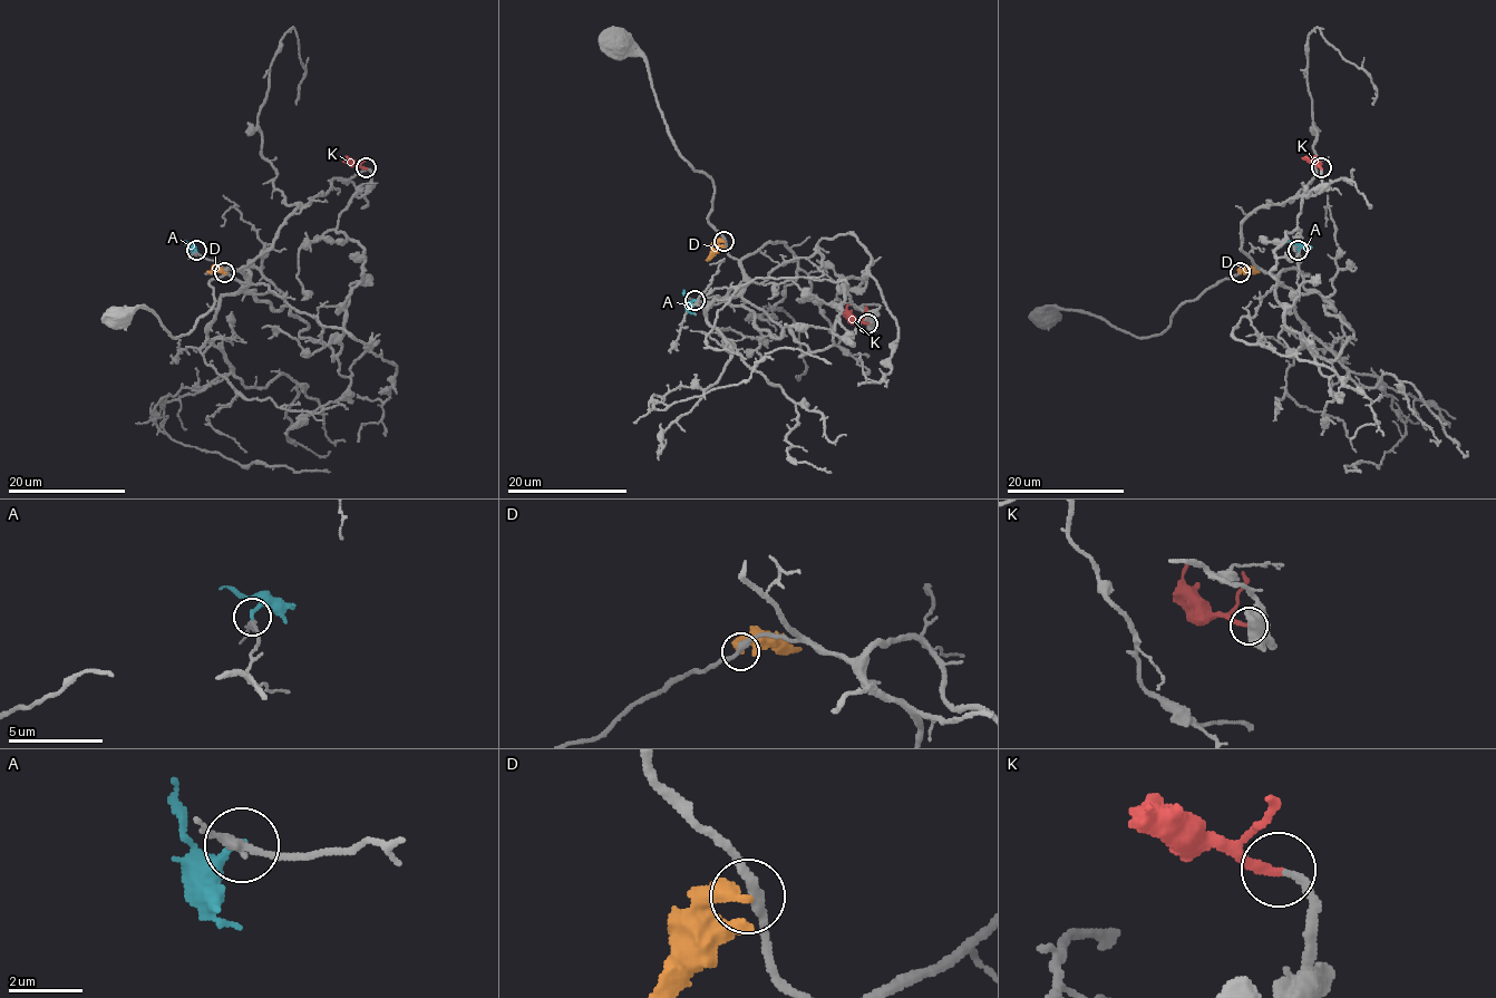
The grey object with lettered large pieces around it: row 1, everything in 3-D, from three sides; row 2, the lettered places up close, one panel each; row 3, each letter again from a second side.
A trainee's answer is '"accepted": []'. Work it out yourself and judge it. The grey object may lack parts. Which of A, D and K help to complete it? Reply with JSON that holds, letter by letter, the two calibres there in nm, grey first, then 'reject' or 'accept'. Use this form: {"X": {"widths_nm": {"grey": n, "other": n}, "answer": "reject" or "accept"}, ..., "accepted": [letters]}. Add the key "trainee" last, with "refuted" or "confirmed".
{"A": {"widths_nm": {"grey": 200, "other": 200}, "answer": "reject"}, "D": {"widths_nm": {"grey": 280, "other": 380}, "answer": "reject"}, "K": {"widths_nm": {"grey": 190, "other": 240}, "answer": "accept"}, "accepted": ["K"], "trainee": "refuted"}

